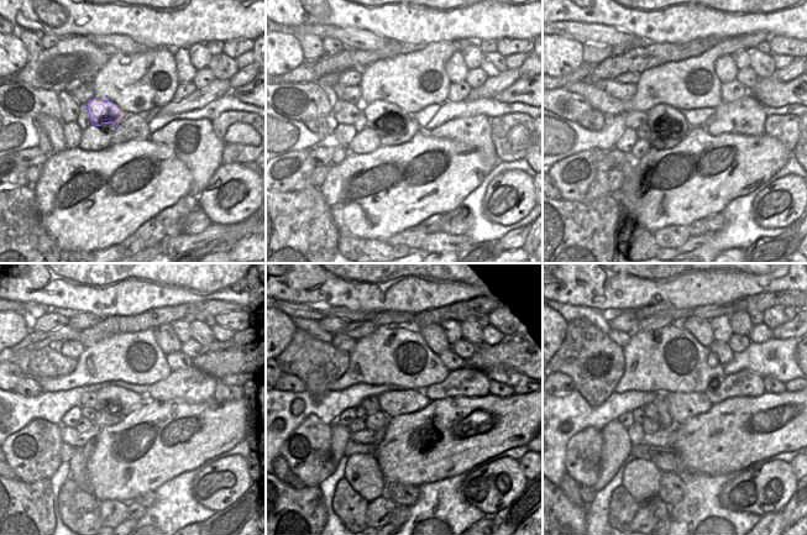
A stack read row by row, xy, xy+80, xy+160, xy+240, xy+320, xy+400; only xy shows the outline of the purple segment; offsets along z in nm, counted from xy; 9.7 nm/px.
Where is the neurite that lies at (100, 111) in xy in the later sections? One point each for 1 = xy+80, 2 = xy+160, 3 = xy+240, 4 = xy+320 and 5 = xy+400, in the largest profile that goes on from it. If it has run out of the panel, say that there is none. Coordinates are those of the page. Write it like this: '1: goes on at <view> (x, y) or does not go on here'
1: goes on at xy+80 (378, 111)
2: goes on at xy+160 (661, 115)
3: goes on at xy+240 (120, 402)
4: goes on at xy+320 (394, 403)
5: goes on at xy+400 (681, 407)

